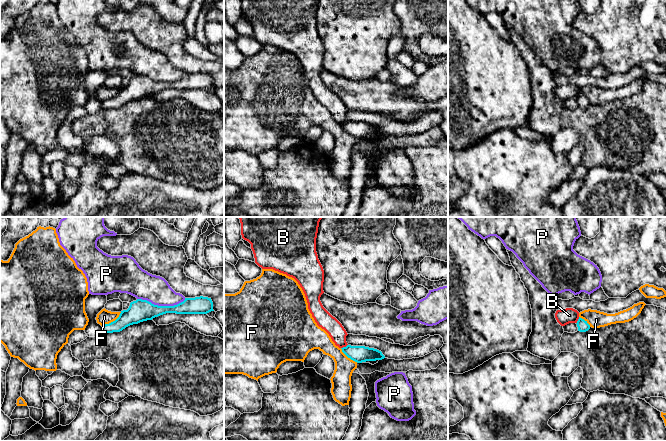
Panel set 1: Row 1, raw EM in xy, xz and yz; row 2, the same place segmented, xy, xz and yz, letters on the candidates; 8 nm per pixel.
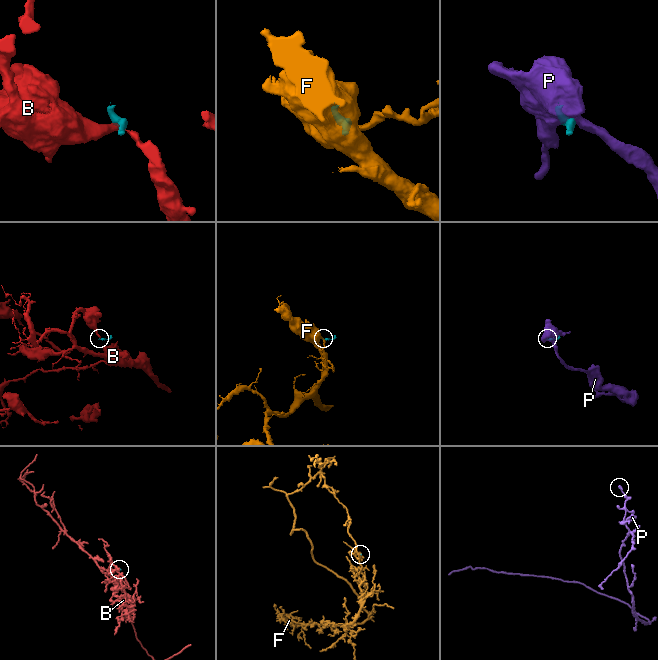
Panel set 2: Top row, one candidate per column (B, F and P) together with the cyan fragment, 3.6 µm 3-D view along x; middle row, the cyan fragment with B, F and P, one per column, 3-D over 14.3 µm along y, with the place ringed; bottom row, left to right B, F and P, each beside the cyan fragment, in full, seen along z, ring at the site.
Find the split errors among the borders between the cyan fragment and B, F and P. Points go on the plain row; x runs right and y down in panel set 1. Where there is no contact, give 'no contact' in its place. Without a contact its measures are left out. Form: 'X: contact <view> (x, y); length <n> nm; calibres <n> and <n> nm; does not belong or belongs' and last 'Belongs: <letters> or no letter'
B: contact xz (344, 123); length 70 nm; calibres 140 and 140 nm; does not belong
F: contact xy (113, 97); length 200 nm; calibres 180 and 110 nm; does not belong
P: contact xy (161, 82); length 400 nm; calibres 180 and 220 nm; does not belong
Belongs: no letter

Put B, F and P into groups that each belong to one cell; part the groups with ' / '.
B / F / P

